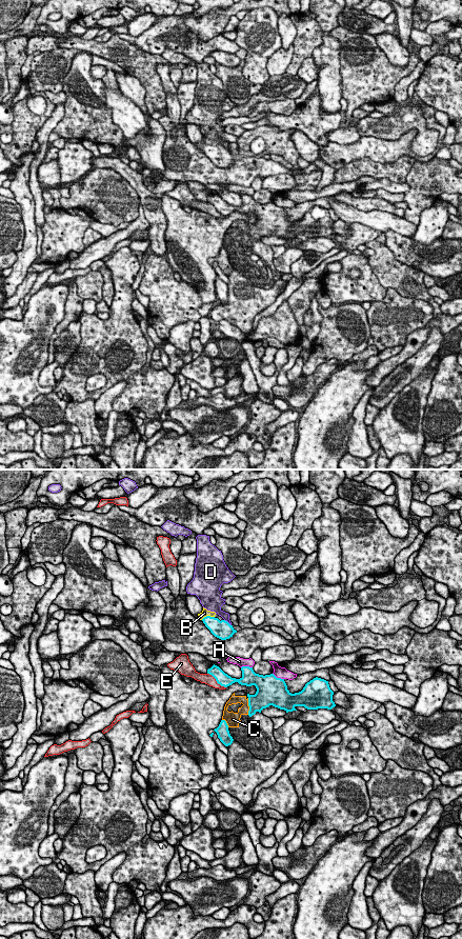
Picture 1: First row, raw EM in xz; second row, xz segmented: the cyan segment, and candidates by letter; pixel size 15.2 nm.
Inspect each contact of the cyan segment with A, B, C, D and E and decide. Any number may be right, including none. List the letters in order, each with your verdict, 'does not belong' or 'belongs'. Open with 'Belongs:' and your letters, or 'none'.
Belongs: B
A: does not belong
B: belongs
C: does not belong
D: does not belong
E: does not belong

